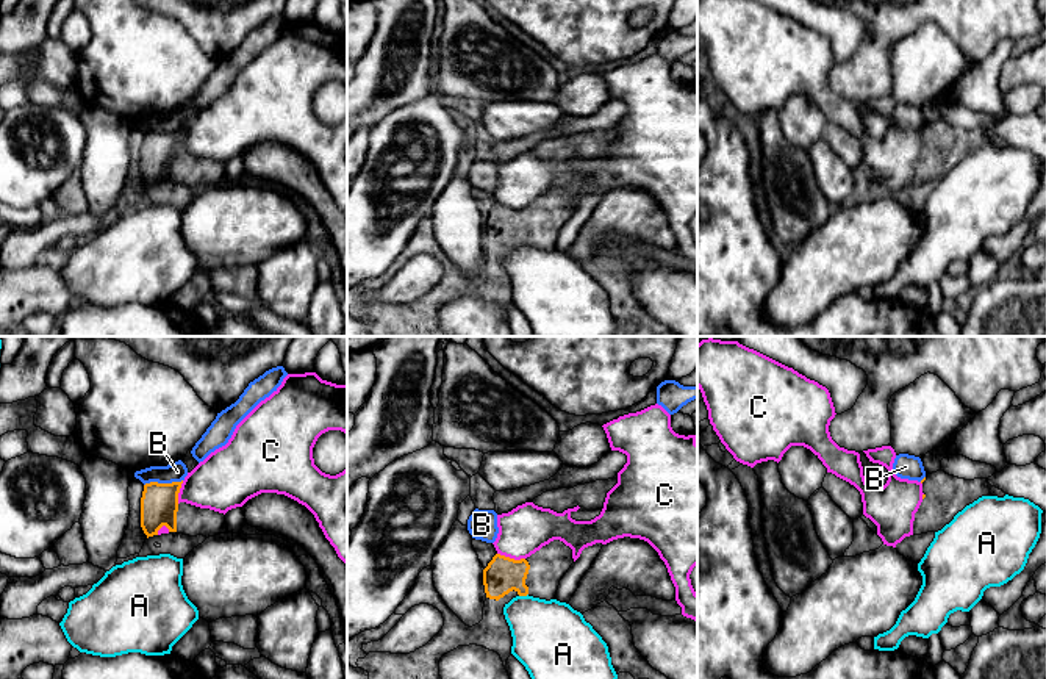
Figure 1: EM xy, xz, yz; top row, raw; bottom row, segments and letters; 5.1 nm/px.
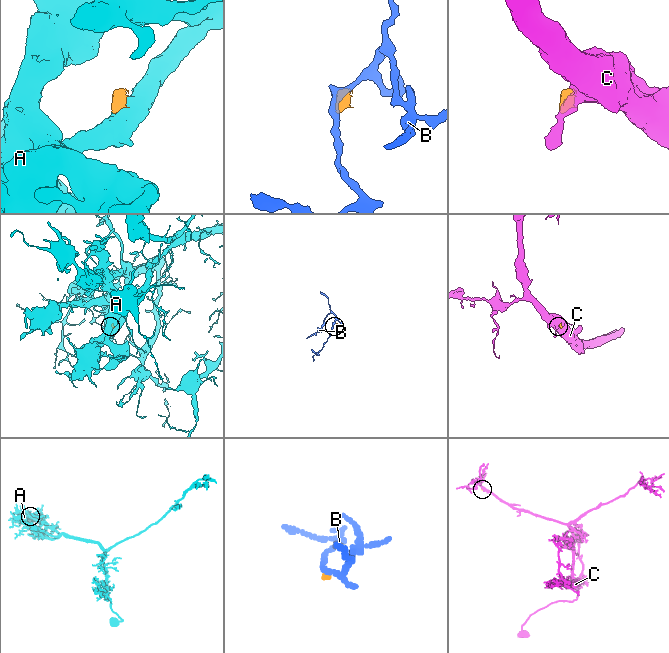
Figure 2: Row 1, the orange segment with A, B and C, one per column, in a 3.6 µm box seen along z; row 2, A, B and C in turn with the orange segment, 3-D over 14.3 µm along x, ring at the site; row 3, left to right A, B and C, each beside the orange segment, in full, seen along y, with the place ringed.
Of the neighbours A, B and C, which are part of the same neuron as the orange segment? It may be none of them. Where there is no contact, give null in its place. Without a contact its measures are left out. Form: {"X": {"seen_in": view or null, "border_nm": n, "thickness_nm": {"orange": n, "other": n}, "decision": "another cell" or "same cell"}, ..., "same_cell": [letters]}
{"A": {"seen_in": "xz", "border_nm": 50, "thickness_nm": {"orange": 190, "other": 360}, "decision": "another cell"}, "B": {"seen_in": "xy", "border_nm": 200, "thickness_nm": {"orange": 190, "other": 100}, "decision": "another cell"}, "C": {"seen_in": "xz", "border_nm": 150, "thickness_nm": {"orange": 190, "other": 240}, "decision": "another cell"}, "same_cell": []}

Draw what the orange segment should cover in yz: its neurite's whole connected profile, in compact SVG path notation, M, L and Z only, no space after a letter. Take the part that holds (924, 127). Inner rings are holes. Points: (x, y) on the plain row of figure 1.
M944 120L926 124L921 133L924 144L915 163L913 185L941 180L958 161L982 146L1005 146L1002 139L991 136L988 128L965 130Z

